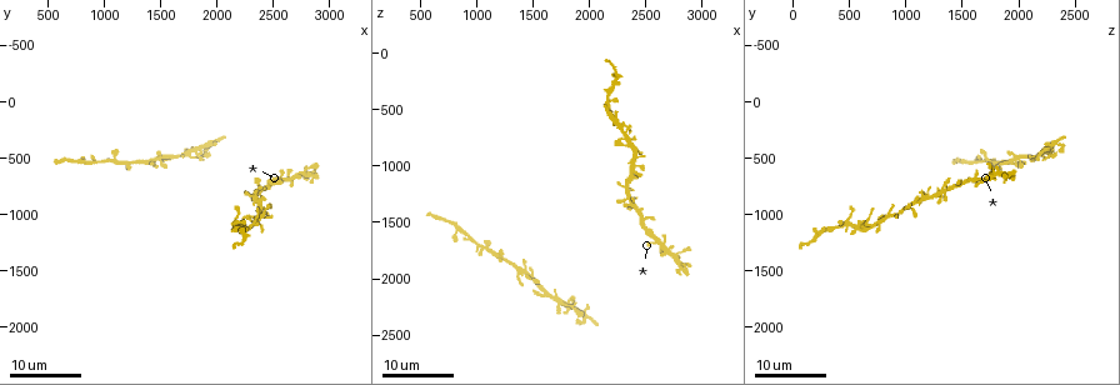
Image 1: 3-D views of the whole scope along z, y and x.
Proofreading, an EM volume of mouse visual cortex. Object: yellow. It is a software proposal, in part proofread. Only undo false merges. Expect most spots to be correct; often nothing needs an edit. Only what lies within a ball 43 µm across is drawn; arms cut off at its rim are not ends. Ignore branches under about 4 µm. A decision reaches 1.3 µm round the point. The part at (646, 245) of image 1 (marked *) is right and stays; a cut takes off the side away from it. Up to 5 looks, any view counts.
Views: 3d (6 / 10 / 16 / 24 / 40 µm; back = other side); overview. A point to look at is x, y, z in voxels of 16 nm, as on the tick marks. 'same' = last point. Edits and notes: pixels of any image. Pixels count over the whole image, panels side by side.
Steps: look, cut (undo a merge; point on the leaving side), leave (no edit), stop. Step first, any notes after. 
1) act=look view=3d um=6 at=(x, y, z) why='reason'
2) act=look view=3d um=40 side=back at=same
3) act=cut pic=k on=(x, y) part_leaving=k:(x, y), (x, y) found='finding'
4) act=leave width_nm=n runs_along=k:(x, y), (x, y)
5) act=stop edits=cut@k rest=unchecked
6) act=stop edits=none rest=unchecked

act=look view=3d um=16 at=(1740, 460, 2200) why='four-way junction'

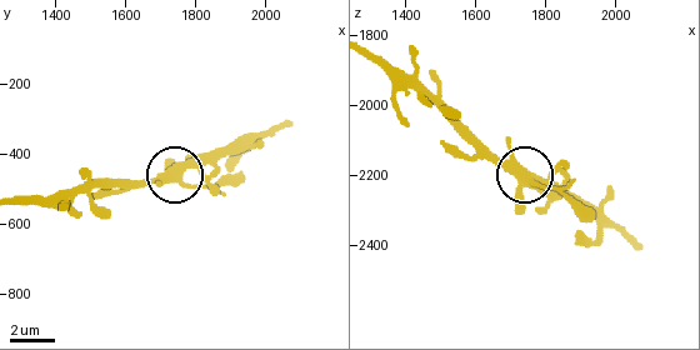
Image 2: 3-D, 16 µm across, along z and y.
act=look view=3d um=10 at=(1740, 470, 2200)

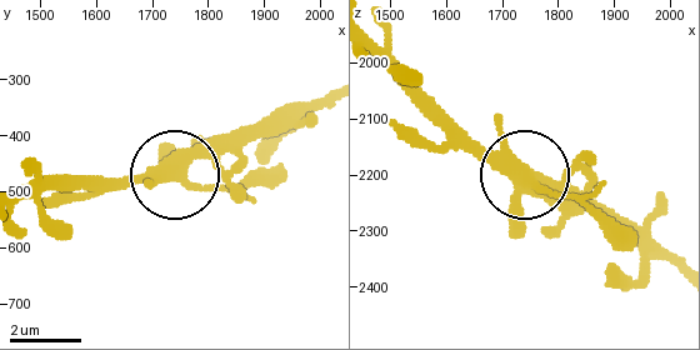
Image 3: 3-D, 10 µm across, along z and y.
act=leave arms=4 found='continuous, no second neuron'

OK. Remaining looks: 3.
act=look view=3d um=24 at=(2600, 680, 1640) why='looks like a crossing'

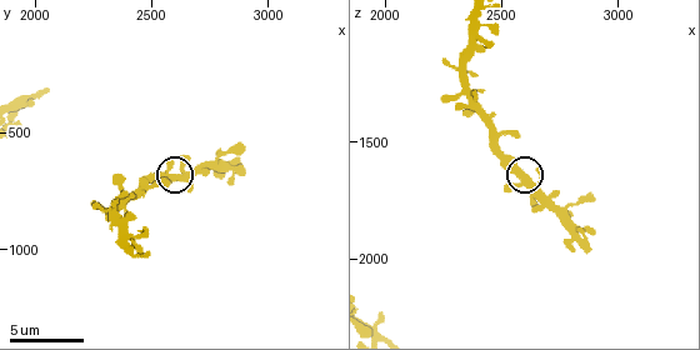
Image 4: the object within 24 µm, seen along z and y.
act=look view=3d um=10 at=(2600, 690, 1650)

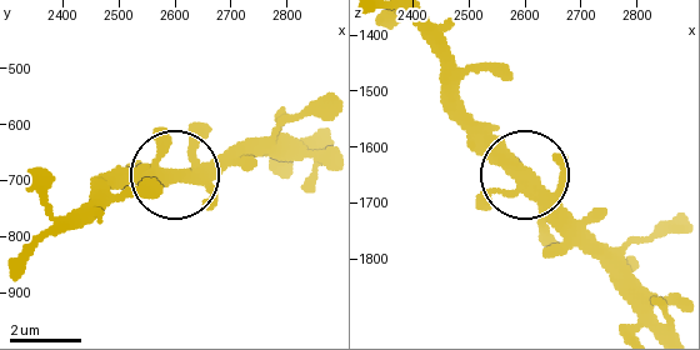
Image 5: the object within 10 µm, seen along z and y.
act=leave side_arm_um=6 runs_along=5:(478, 206), (528, 185), (588, 239) found='all the same neuron'

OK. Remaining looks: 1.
act=stop edits=none rest=unchecked

